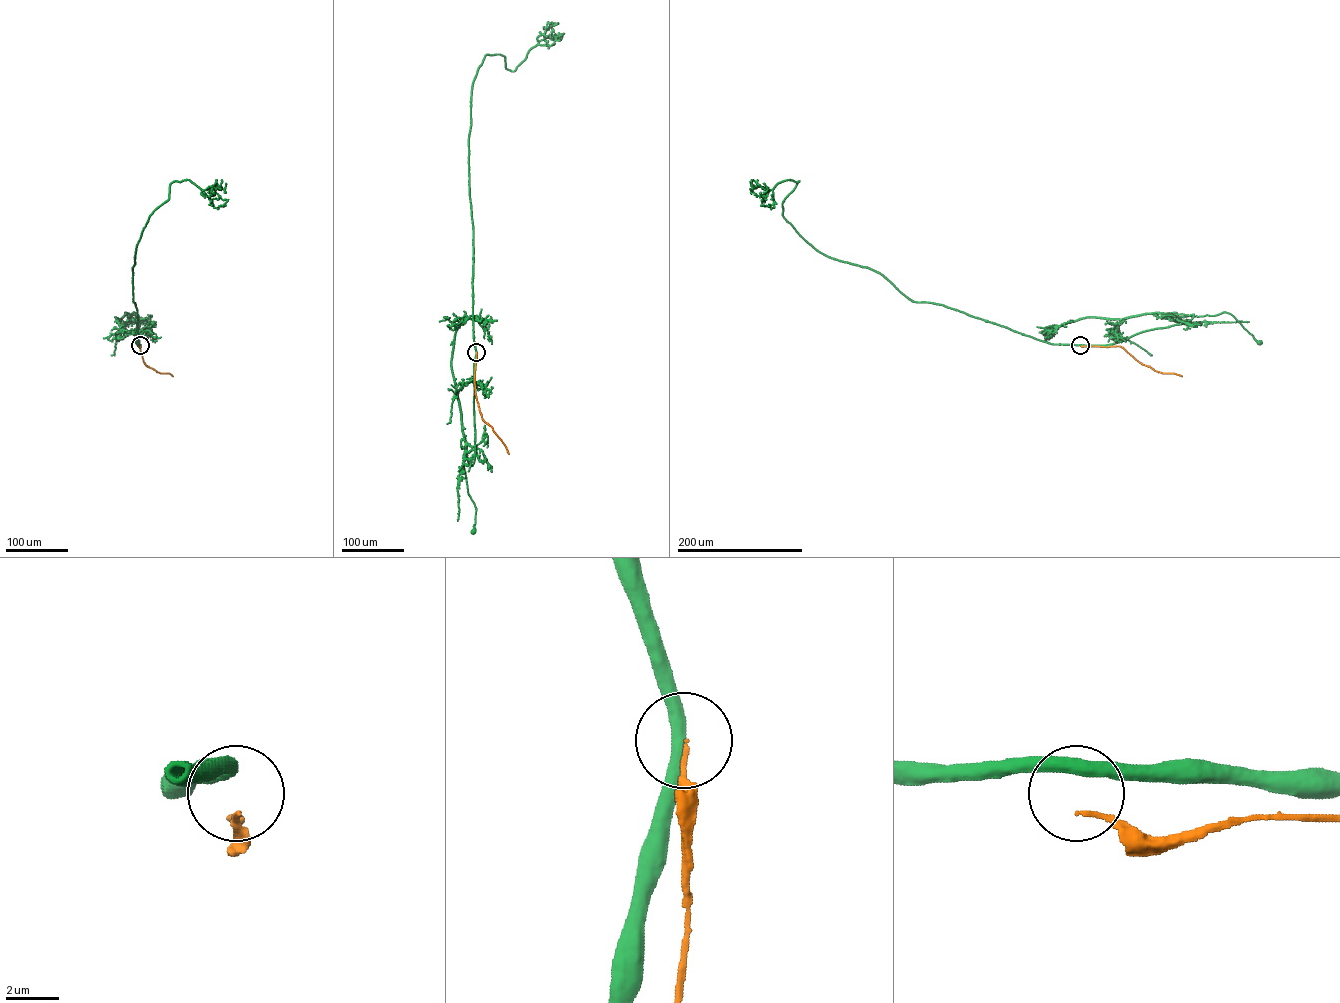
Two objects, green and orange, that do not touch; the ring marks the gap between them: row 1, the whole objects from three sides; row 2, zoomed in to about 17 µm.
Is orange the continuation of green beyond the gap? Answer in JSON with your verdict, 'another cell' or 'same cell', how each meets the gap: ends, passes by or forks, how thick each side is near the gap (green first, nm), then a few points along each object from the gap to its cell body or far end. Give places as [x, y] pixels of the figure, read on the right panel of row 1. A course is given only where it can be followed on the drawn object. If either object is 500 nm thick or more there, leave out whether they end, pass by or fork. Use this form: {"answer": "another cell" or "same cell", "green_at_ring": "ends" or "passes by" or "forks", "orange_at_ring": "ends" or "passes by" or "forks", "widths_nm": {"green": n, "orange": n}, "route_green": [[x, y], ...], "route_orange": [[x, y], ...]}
{"answer": "another cell", "green_at_ring": "passes by", "orange_at_ring": "ends", "widths_nm": {"green": 480, "orange": 180}, "route_green": [[1080, 345], [1109, 345], [1144, 331], [1187, 321], [1177, 317], [1213, 316], [1223, 312], [1232, 315], [1259, 342]], "route_orange": [[1080, 346], [1120, 346], [1155, 371], [1182, 376]]}

